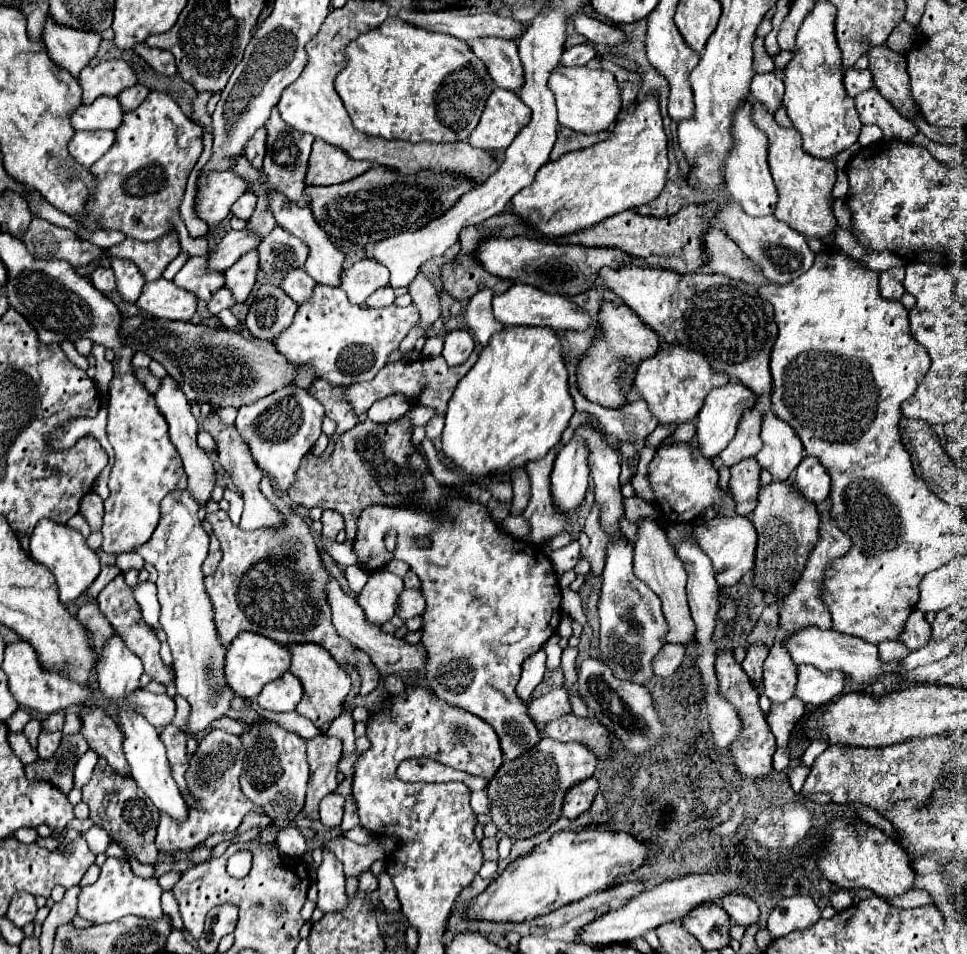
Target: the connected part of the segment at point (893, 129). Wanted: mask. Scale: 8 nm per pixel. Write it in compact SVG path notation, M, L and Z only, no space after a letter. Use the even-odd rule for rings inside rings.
M872 88L860 96L854 98L856 100L856 110L860 114L860 122L862 124L876 124L884 130L884 140L912 140L918 134L918 128L902 118L894 106L890 102L886 102L886 98L882 98L882 94Z

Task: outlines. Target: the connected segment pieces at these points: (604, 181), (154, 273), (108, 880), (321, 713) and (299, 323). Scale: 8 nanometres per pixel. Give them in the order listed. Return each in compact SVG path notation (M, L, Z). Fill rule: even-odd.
M650 92L646 94L644 100L640 100L634 108L634 112L622 114L612 130L610 138L604 142L598 142L586 150L574 150L558 158L556 162L546 162L538 172L536 178L530 186L520 190L508 204L508 208L522 216L536 232L542 236L554 238L554 236L564 236L572 234L576 230L588 228L598 224L600 220L618 214L628 208L638 208L642 204L652 202L654 198L660 196L668 182L668 138L664 134L662 126L662 116L660 116L660 106L658 106L658 94Z
M168 234L156 242L136 242L126 238L120 246L110 246L104 250L106 258L128 258L140 268L144 280L158 280L166 266L180 254L180 244L176 234Z
M108 858L106 864L102 866L100 878L92 886L82 888L78 898L78 916L92 920L96 924L114 922L128 914L142 916L142 918L160 918L162 916L160 894L162 894L162 888L158 886L156 878L138 878L132 874L128 862Z
M298 642L298 644L290 644L286 646L292 660L290 660L290 672L302 682L304 694L302 700L296 706L296 712L300 716L306 716L308 720L314 722L314 726L322 726L334 718L338 718L342 714L342 704L344 698L350 690L350 676L336 664L336 660L322 650L322 646L316 646L312 642Z
M318 284L314 288L314 298L300 306L294 324L274 340L274 346L294 366L310 364L318 378L332 384L350 386L372 380L376 372L386 364L388 354L398 350L400 342L412 328L418 326L418 322L420 312L414 304L406 308L396 304L380 310L366 306L362 308L350 304L338 286L330 288Z

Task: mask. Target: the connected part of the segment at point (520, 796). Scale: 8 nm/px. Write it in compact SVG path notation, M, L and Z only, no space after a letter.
M542 738L534 750L526 752L514 762L504 760L496 776L490 780L486 792L492 798L492 822L498 826L500 834L506 834L514 840L544 832L552 822L558 820L566 790L590 778L594 770L596 754L588 746L582 746L580 742L562 744L552 738Z

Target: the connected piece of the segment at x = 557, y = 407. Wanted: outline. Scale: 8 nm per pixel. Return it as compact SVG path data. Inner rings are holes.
M518 326L494 334L472 370L458 382L448 402L444 414L446 426L442 432L444 456L458 468L480 478L494 474L508 476L512 470L524 468L526 462L546 456L560 442L574 414L574 400L568 394L568 372L562 362L560 340L550 328Z

